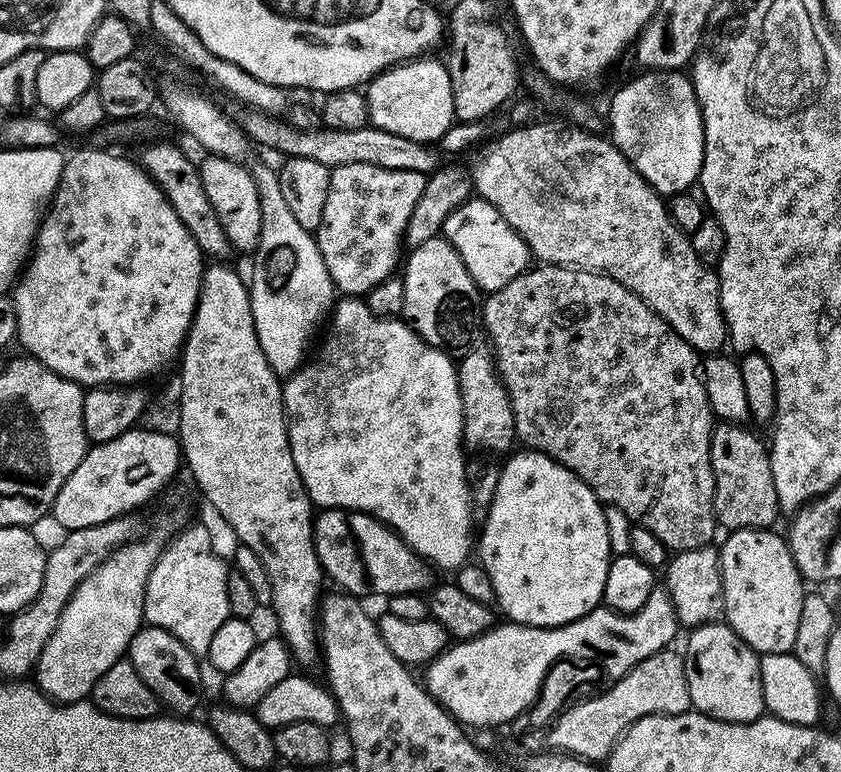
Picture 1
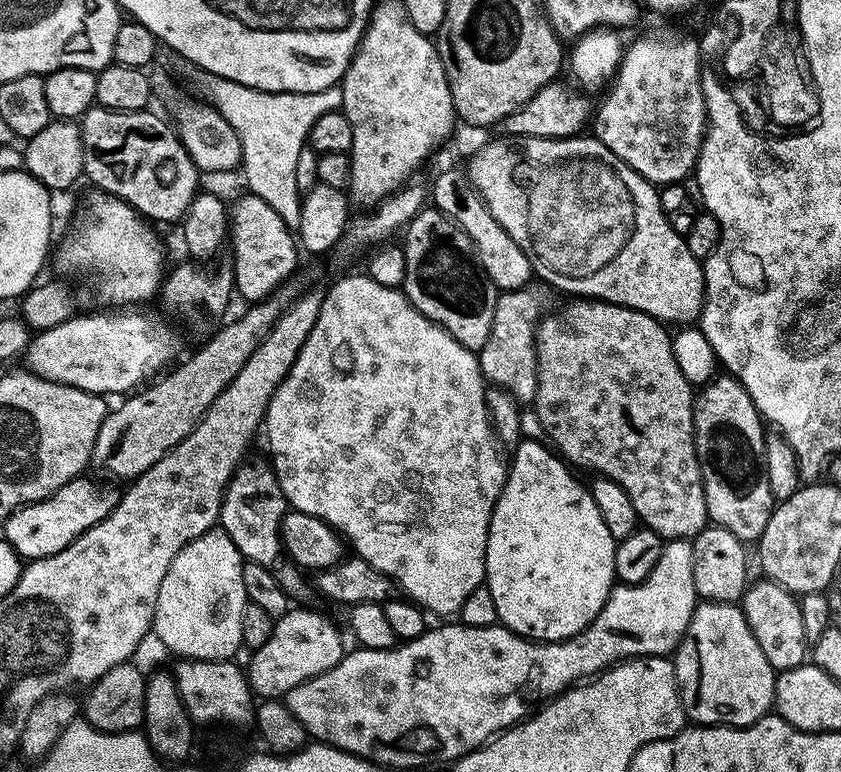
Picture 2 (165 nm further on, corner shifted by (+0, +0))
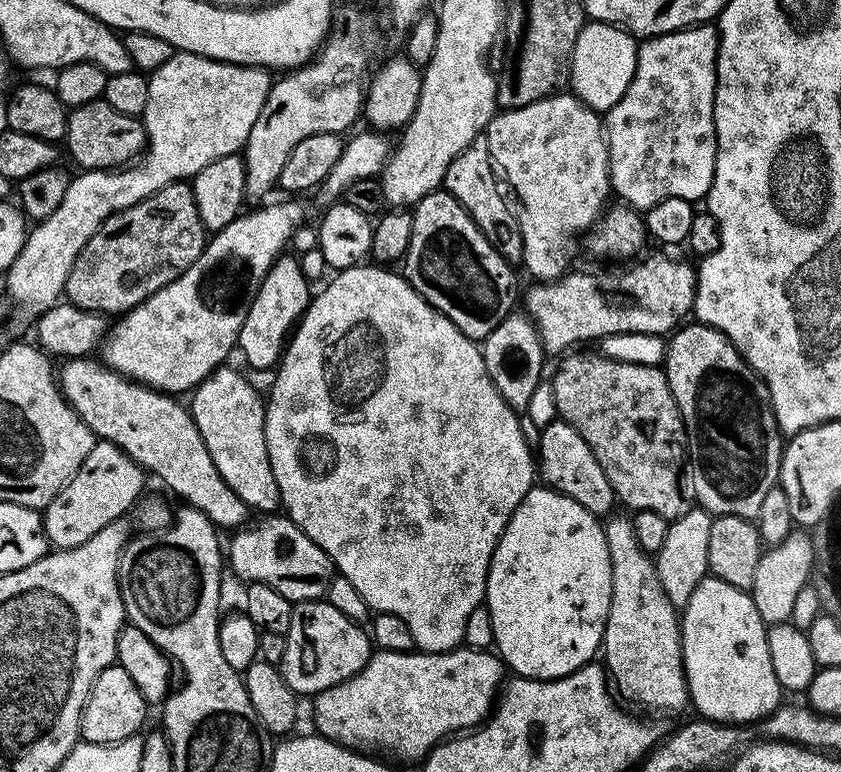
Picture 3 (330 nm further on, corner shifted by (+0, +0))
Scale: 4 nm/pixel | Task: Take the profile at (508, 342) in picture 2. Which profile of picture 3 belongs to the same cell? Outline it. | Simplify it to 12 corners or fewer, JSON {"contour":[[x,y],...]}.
{"contour":[[672,256],[599,280],[533,283],[522,308],[545,353],[614,334],[667,337],[696,297]]}

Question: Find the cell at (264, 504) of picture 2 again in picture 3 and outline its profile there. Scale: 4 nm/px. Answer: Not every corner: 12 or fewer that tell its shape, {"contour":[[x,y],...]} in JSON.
{"contour":[[220,365],[188,409],[226,486],[281,507],[266,404]]}

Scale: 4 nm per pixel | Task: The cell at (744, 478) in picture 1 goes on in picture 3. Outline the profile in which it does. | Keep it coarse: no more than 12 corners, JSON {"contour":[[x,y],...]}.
{"contour":[[717,328],[662,365],[690,492],[755,521],[780,479],[768,388]]}

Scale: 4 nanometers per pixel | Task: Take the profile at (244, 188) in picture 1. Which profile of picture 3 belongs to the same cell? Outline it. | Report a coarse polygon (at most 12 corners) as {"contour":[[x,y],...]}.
{"contour":[[282,254],[252,293],[238,352],[277,365],[310,303],[295,255]]}

